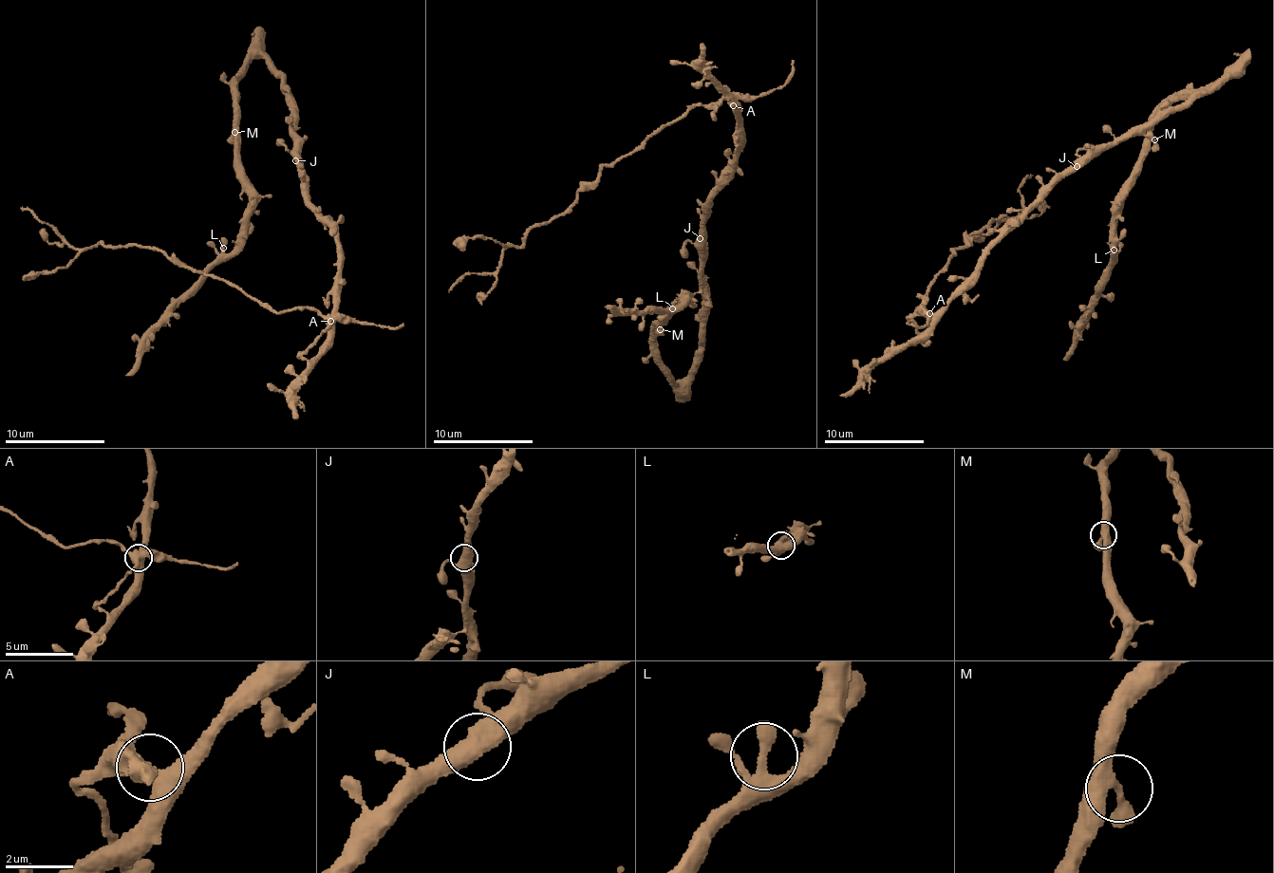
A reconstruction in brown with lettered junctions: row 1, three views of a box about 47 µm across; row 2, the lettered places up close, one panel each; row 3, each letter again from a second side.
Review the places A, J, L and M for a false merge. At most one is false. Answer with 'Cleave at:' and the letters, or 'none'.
Cleave at: A

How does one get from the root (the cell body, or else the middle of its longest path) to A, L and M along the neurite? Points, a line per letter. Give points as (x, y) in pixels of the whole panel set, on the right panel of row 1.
A: (1073, 165), (1034, 206), (1024, 209), (1011, 221), (987, 250), (976, 279), (933, 315), (930, 312)
L: (1073, 165), (1214, 92), (1227, 78), (1176, 100), (1154, 120), (1140, 175), (1116, 203), (1114, 250)
M: (1073, 165), (1085, 164), (1185, 108), (1197, 95), (1214, 92), (1227, 78), (1170, 104), (1152, 124), (1154, 139)

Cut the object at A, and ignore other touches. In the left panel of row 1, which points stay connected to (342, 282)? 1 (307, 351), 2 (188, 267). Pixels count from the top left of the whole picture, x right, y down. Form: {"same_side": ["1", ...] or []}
{"same_side": []}

